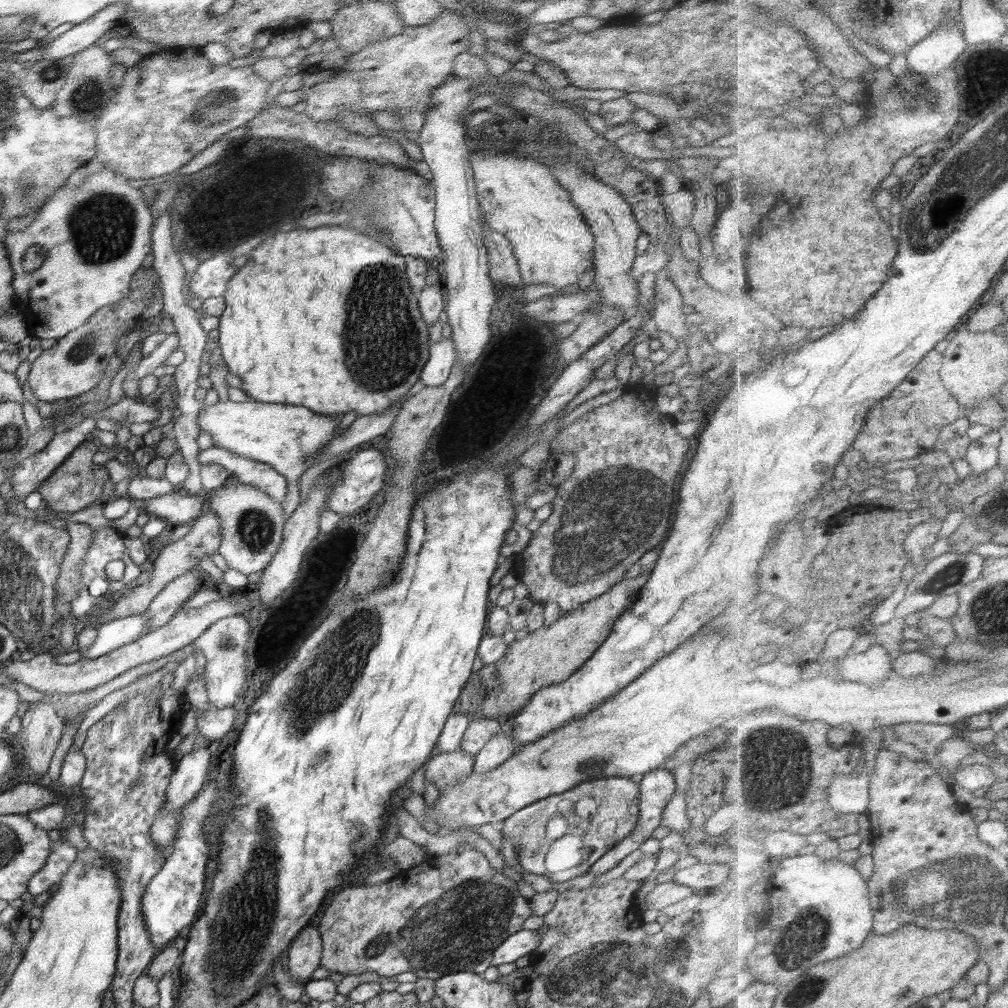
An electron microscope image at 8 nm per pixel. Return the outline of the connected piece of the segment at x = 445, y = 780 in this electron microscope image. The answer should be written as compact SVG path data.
M454 750L432 757L425 765L425 780L439 790L450 783L456 783L473 772L475 756L464 750Z

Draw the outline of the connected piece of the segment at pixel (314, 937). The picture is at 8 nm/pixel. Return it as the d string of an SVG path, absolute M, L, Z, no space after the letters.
M310 925L302 929L284 952L286 970L295 979L308 982L314 970L320 966L322 947L320 931L316 926Z

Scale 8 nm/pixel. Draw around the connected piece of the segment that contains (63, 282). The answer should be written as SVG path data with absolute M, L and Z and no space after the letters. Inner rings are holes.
M103 167L100 171L89 174L78 187L70 189L64 186L54 192L39 209L28 228L7 232L4 245L14 272L12 288L18 295L31 335L39 340L58 340L67 336L72 330L88 322L94 312L109 304L116 304L118 300L130 294L130 282L134 274L142 267L144 259L151 254L154 216L145 200L148 191L127 186L128 181L129 179L118 176L116 171ZM36 245L48 250L48 254L43 258L44 261L38 270L25 272L25 252Z

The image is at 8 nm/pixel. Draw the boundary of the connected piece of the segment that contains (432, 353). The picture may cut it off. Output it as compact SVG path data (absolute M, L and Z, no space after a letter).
M442 337L436 344L429 344L429 358L420 374L420 381L426 387L437 387L446 382L456 361L454 348L455 343L451 338Z

